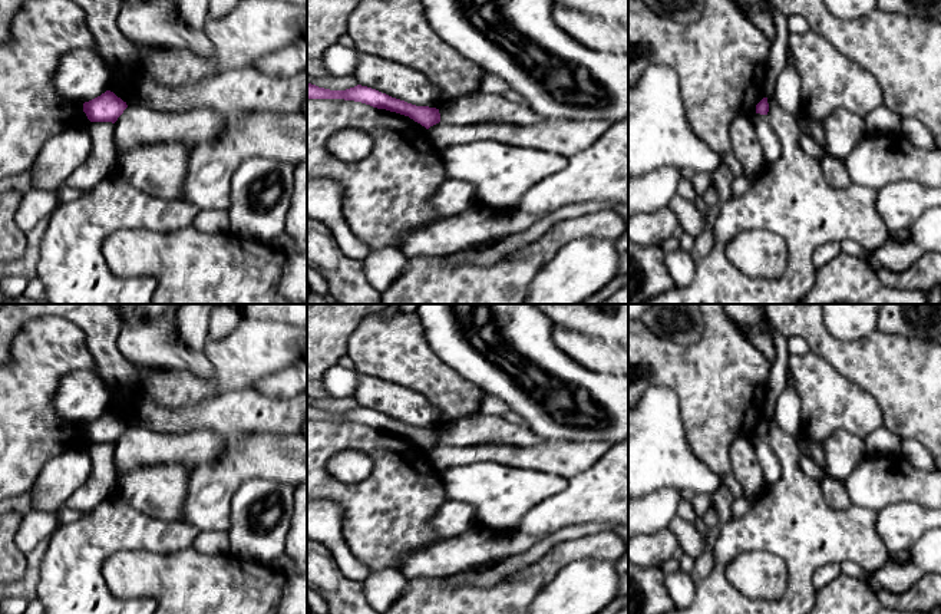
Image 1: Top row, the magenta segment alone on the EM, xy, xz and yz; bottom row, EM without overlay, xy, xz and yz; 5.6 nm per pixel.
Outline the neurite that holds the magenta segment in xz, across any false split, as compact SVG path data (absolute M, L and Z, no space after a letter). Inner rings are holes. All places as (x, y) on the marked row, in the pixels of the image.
M307 83L307 99L344 99L361 102L377 109L409 116L426 129L440 122L440 113L436 108L416 106L361 85L346 90L330 90Z

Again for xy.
M106 90L100 96L83 103L83 112L90 122L115 123L126 108L126 102L110 90Z

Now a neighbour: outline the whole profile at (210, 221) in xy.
M201 211L192 225L205 232L230 231L230 217L227 211Z

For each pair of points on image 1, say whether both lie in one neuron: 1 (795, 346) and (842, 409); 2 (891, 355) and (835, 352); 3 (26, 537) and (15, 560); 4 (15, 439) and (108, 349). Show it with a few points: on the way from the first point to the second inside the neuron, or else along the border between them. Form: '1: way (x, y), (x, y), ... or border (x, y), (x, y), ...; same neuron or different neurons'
1: border (786, 337), (801, 337), (809, 350); different neurons
2: way (877, 355), (849, 355); same neuron
3: border (15, 541), (26, 555); different neurons
4: border (82, 332), (92, 359), (92, 369); different neurons

